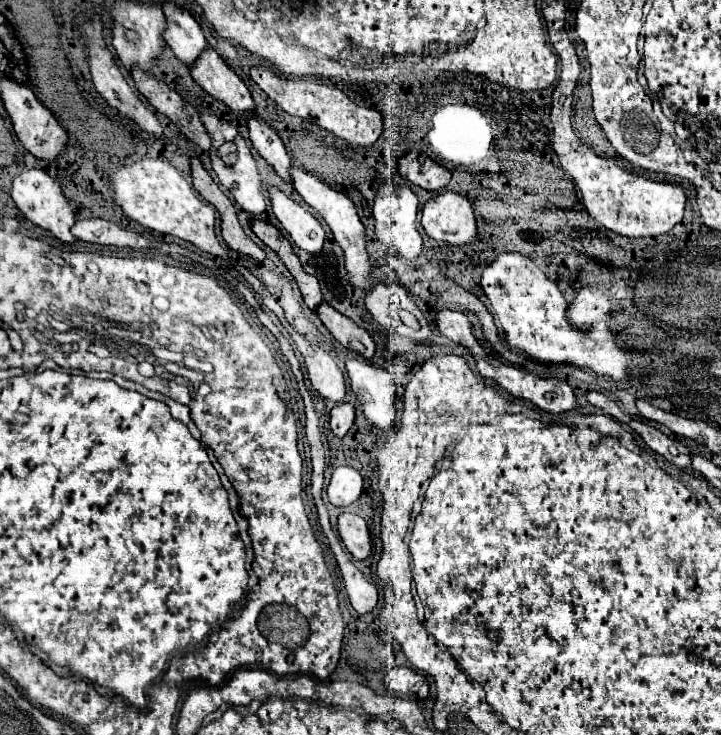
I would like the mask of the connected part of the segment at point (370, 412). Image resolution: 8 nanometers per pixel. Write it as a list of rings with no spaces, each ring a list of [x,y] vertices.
[[[361,356],[347,358],[345,368],[351,380],[351,390],[363,404],[367,420],[381,430],[389,430],[395,422],[395,382],[389,370],[375,366]]]

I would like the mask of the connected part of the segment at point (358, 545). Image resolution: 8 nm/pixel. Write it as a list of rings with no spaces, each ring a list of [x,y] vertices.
[[[343,512],[339,516],[339,524],[337,524],[339,536],[343,540],[343,544],[347,546],[347,550],[351,552],[353,558],[363,560],[369,556],[371,552],[371,538],[369,538],[369,528],[367,522],[351,512]]]

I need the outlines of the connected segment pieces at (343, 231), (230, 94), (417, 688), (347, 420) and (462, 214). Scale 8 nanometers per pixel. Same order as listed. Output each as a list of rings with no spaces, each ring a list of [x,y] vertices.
[[[291,166],[291,184],[293,188],[297,190],[297,194],[311,206],[315,208],[323,220],[329,224],[337,244],[343,248],[345,252],[345,262],[347,262],[347,272],[349,272],[349,282],[351,286],[355,288],[361,288],[361,290],[367,290],[369,288],[369,272],[371,272],[371,262],[369,262],[369,256],[367,256],[367,250],[365,250],[365,228],[357,216],[357,210],[351,202],[351,198],[339,190],[333,190],[329,184],[321,182],[319,178],[315,178],[313,174],[305,172],[303,168],[297,168],[297,166]]]
[[[207,48],[191,66],[193,80],[213,98],[225,102],[233,112],[253,112],[253,100],[243,80],[223,62],[223,58]]]
[[[393,666],[385,678],[387,686],[401,694],[415,694],[421,698],[427,698],[429,684],[427,678],[407,666]]]
[[[339,402],[333,410],[331,410],[331,432],[339,438],[343,438],[347,434],[347,430],[353,426],[355,420],[355,410],[351,404]]]
[[[443,192],[427,200],[421,216],[427,236],[441,242],[467,244],[477,234],[473,206],[459,192]]]

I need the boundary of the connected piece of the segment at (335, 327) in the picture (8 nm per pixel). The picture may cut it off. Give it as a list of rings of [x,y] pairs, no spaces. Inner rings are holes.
[[[321,302],[315,312],[317,312],[317,316],[321,318],[321,322],[327,326],[327,330],[333,334],[333,338],[339,344],[343,344],[345,348],[351,348],[353,352],[361,354],[367,360],[373,358],[373,354],[375,354],[375,342],[367,334],[367,330],[359,328],[351,318],[343,316],[335,308],[331,308],[331,304],[327,304],[327,302]]]

